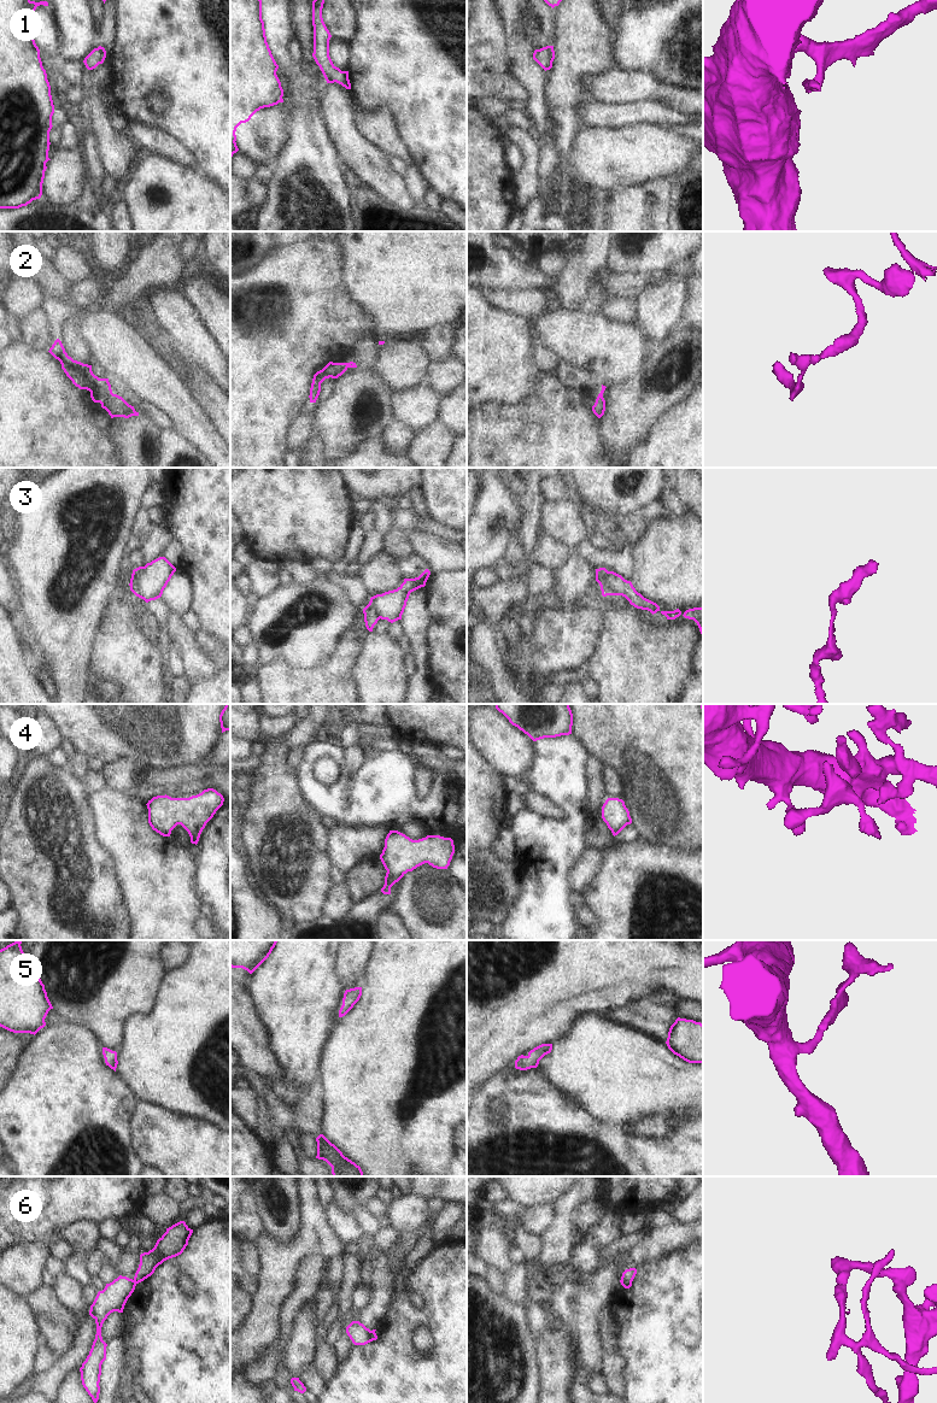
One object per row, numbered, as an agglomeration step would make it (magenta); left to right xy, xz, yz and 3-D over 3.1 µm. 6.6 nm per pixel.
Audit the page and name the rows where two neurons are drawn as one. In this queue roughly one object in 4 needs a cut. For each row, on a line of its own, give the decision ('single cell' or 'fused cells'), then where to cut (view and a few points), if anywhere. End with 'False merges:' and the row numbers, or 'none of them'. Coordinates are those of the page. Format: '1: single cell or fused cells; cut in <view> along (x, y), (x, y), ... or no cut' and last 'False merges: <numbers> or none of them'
1: single cell; no cut
2: single cell; no cut
3: fused cells; cut in yz along (609, 571), (607, 576), (608, 594)
4: single cell; no cut
5: single cell; no cut
6: fused cells; cut in xy along (133, 1280), (135, 1284)
False merges: 3, 6

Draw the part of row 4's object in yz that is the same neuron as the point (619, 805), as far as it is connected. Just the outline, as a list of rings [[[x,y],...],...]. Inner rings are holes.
[[[608,798],[605,800],[602,806],[602,818],[614,836],[617,835],[627,824],[632,823],[625,802],[619,798]]]

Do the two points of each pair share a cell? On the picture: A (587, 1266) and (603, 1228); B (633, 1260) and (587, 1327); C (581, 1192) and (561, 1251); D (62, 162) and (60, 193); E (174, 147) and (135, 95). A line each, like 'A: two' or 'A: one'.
A: one
B: one
C: one
D: one
E: two

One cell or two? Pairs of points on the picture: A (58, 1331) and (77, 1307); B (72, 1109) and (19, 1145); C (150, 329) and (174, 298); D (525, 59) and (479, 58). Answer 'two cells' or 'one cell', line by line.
A: two cells
B: one cell
C: two cells
D: two cells

